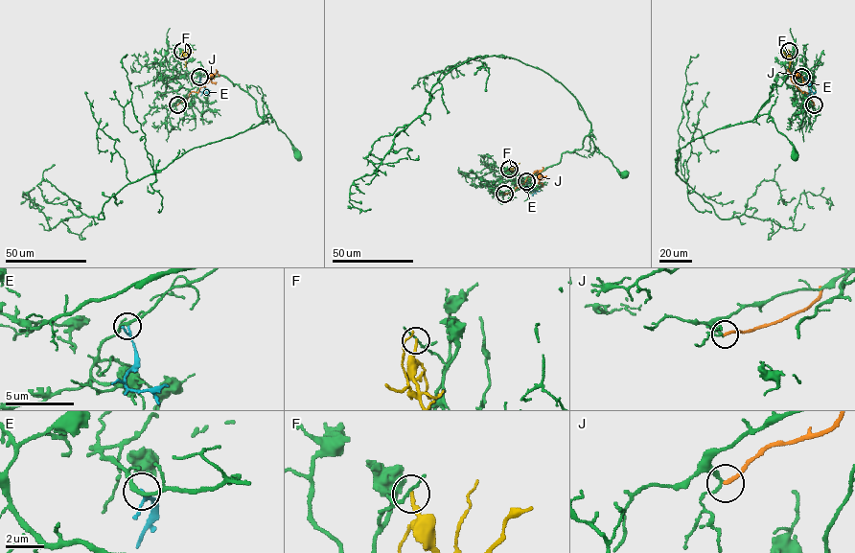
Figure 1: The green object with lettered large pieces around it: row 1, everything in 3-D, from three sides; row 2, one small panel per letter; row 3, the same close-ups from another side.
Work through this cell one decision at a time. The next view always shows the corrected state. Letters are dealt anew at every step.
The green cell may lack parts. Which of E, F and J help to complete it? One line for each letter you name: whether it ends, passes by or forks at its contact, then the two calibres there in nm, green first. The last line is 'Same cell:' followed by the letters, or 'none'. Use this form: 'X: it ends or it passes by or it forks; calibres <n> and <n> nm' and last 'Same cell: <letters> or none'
E: it passes by; calibres 200 and 120 nm
Same cell: E

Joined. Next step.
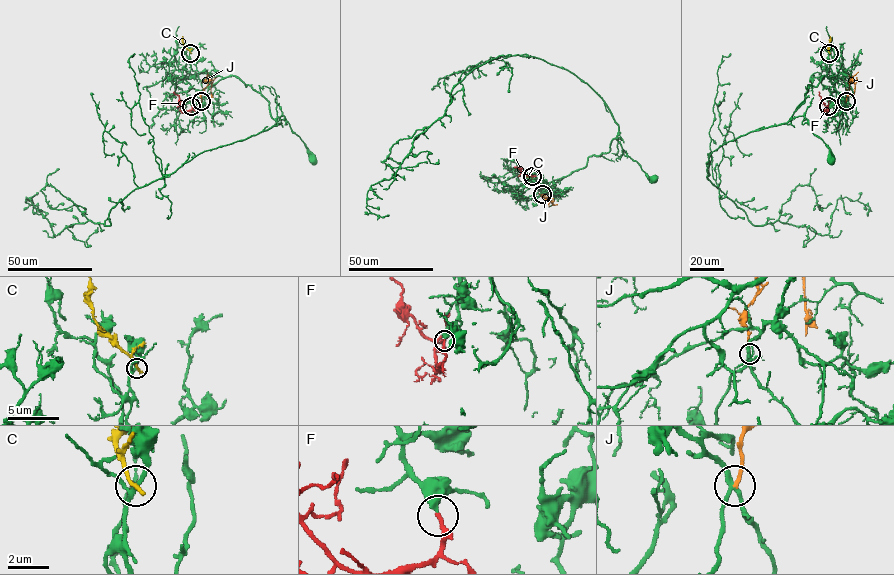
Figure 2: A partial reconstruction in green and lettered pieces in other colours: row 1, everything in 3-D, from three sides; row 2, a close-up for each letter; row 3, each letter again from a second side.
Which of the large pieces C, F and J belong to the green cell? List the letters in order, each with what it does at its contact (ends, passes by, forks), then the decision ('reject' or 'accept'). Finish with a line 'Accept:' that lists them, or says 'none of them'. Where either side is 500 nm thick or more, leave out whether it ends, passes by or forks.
C: it ends there; reject
F: it ends there; accept
J: it ends there; reject
Accept: F

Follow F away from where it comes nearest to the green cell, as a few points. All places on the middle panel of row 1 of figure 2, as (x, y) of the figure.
F: (532, 176), (521, 174), (520, 168), (515, 167)

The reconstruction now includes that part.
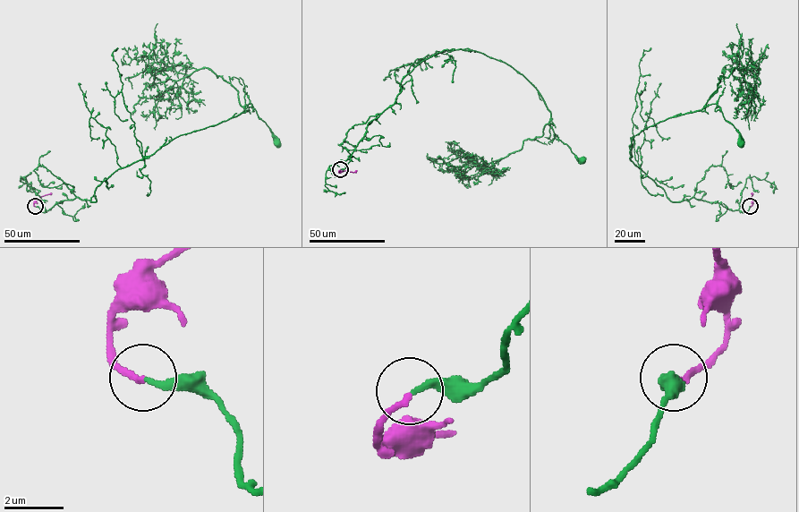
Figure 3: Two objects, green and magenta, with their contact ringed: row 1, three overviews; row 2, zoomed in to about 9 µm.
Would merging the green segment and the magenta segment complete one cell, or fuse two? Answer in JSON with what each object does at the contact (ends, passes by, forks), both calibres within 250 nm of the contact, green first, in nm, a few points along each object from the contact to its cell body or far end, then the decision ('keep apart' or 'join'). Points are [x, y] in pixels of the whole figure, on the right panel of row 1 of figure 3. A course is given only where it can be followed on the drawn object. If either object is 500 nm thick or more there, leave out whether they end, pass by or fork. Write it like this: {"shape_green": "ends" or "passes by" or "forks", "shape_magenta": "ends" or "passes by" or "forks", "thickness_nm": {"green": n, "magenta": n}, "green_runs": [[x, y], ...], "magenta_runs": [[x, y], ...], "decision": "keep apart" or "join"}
{"shape_green": "ends", "shape_magenta": "ends", "thickness_nm": {"green": 220, "magenta": 200}, "green_runs": [[750, 206], [743, 212], [693, 197], [671, 201], [631, 160], [631, 141], [643, 130], [712, 104], [740, 143]], "magenta_runs": [[750, 206], [751, 193]], "decision": "join"}

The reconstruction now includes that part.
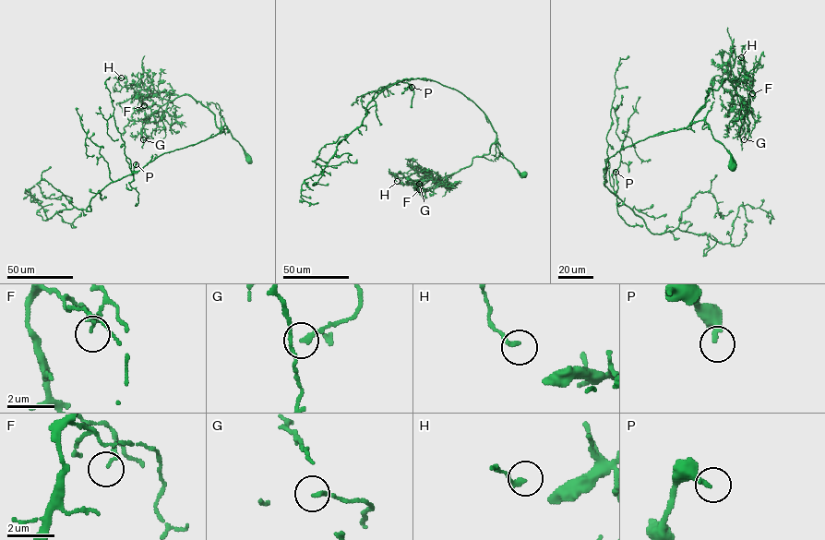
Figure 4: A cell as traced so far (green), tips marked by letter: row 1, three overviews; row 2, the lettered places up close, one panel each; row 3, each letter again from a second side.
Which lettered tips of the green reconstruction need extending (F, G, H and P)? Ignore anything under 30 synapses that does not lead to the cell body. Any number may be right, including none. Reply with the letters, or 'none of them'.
none of them

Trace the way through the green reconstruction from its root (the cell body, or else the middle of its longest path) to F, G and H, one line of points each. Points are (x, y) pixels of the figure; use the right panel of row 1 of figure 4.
F: (732, 165), (710, 126), (690, 123), (708, 90), (716, 90), (724, 78), (735, 87), (739, 78), (752, 93)
G: (732, 165), (710, 126), (690, 124), (708, 90), (716, 90), (724, 78), (747, 116), (744, 139)
H: (732, 165), (710, 126), (690, 123), (724, 78), (736, 93), (724, 66), (741, 57)

